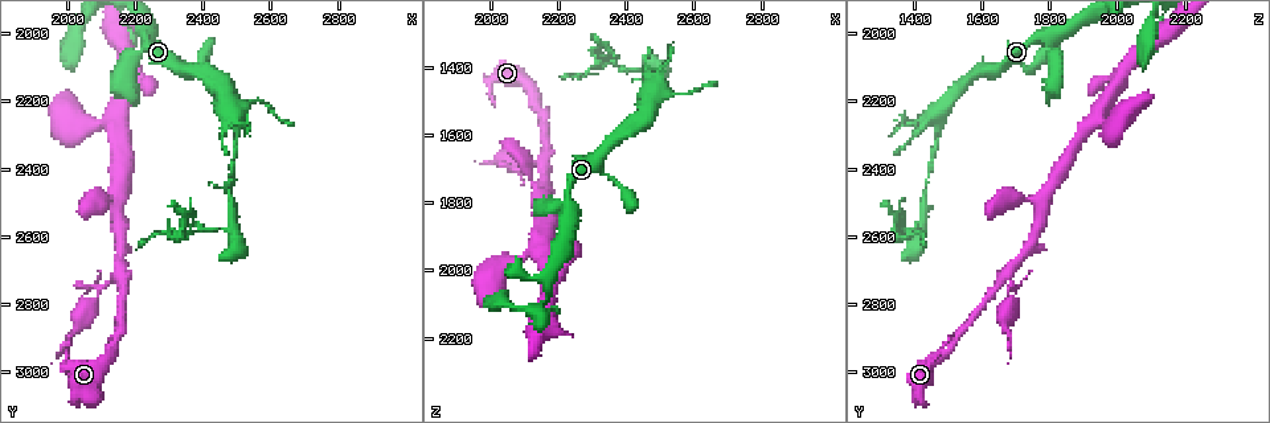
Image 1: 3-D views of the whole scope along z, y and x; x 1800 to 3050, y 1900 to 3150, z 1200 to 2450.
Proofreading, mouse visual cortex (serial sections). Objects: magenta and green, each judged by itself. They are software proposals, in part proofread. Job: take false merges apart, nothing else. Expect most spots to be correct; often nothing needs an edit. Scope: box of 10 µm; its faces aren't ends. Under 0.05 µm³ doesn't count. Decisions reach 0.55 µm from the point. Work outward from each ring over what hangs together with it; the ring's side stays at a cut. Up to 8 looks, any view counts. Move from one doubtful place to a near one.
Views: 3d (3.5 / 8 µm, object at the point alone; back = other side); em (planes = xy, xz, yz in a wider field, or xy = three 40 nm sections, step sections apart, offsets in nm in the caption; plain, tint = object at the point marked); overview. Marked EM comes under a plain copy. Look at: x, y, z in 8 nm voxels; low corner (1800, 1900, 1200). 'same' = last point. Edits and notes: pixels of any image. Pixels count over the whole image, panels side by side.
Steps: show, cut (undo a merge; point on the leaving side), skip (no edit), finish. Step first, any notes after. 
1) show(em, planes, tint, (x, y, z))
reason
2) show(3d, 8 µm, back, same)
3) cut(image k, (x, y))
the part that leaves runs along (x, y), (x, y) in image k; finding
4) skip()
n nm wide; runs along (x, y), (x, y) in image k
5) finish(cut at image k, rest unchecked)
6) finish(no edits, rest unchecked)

show(3d, 3.5 µm, (2500, 2280, 1470))
thick turns thin

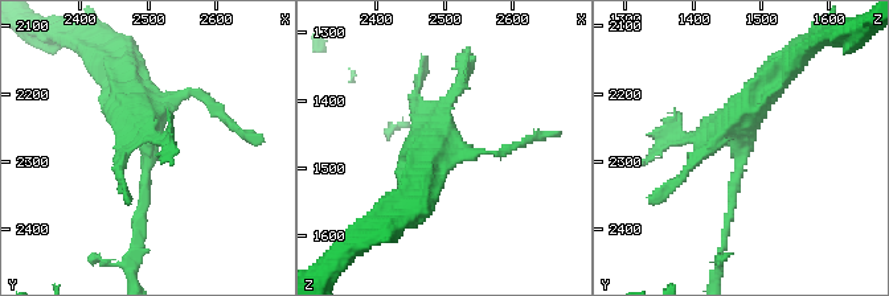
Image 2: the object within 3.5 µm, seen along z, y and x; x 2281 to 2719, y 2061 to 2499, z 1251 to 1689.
show(em, xy, step 5, tint, (2505, 2290, 1465))
need the tissue

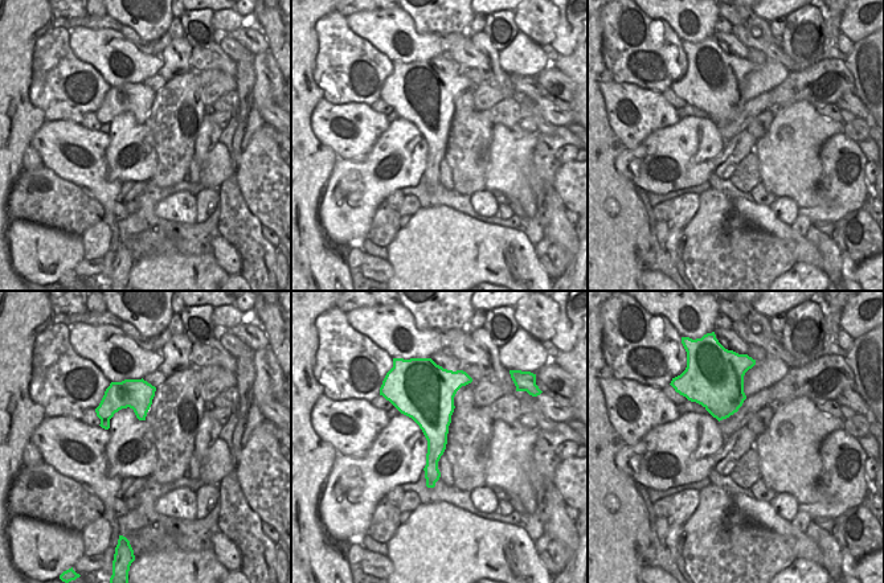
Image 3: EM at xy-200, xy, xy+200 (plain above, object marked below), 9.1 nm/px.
skip()
runs along (773, 79), (742, 115), (725, 238) in image 2; continuous, no second cell

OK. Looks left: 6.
show(3d, 3.5 µm, (2360, 2580, 1390))

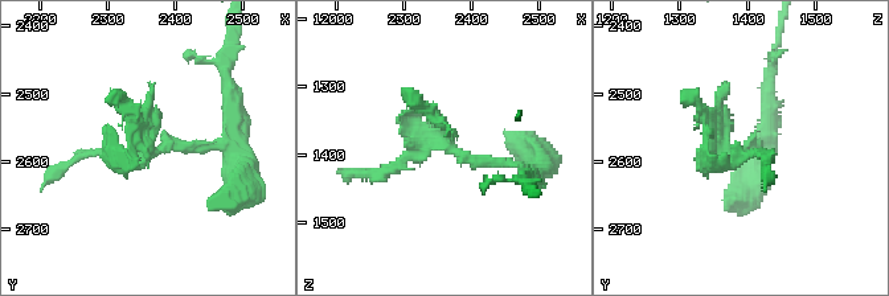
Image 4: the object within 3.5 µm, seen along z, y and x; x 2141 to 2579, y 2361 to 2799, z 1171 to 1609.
show(em, xy, step 2, tint, (2370, 2585, 1385))
shape alone is not enough

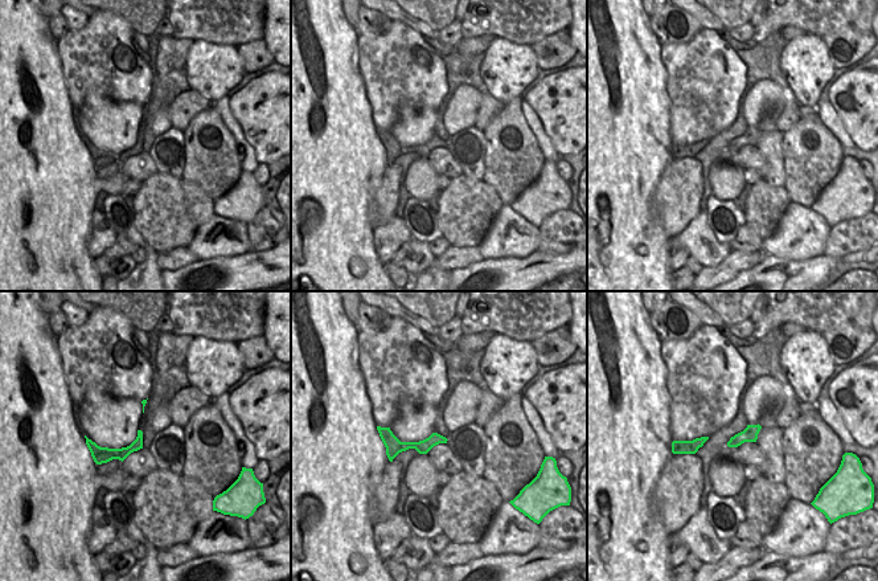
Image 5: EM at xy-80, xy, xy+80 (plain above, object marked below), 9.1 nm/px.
skip()
runs along (382, 432), (396, 445), (442, 440) in image 5; all the same cell

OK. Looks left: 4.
show(3d, 8 µm, (2080, 2790, 1690))

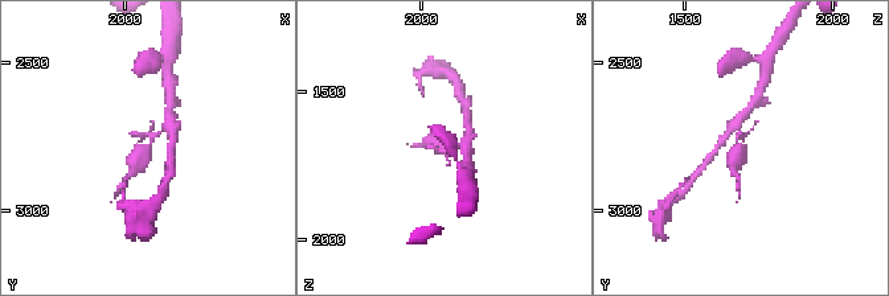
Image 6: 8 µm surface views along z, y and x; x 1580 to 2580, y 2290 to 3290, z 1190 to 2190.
show(em, xy, step 5, tint, same)

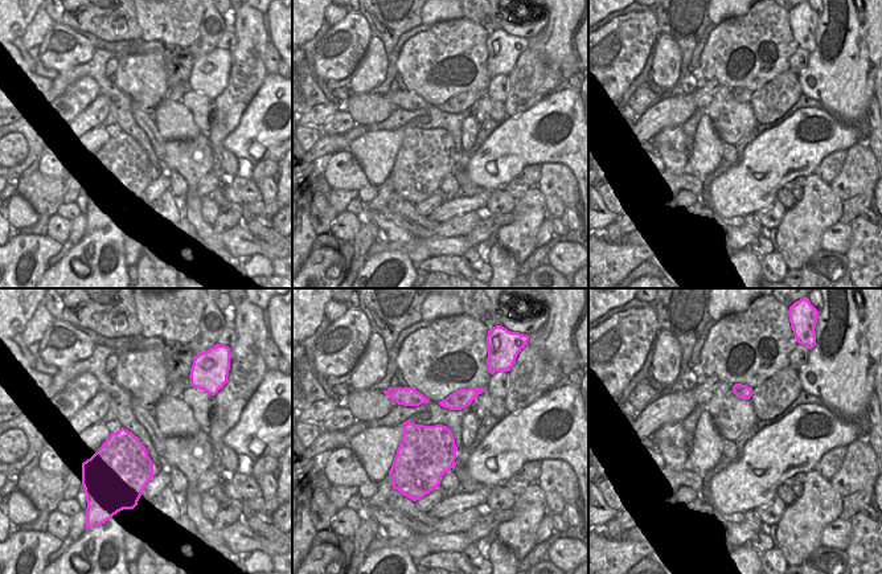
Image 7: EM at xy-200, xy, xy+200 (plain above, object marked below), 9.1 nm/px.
skip()
runs along (171, 128), (152, 139), (127, 179) in image 6; one cell here

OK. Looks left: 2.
finish(no edits, rest unchecked)

